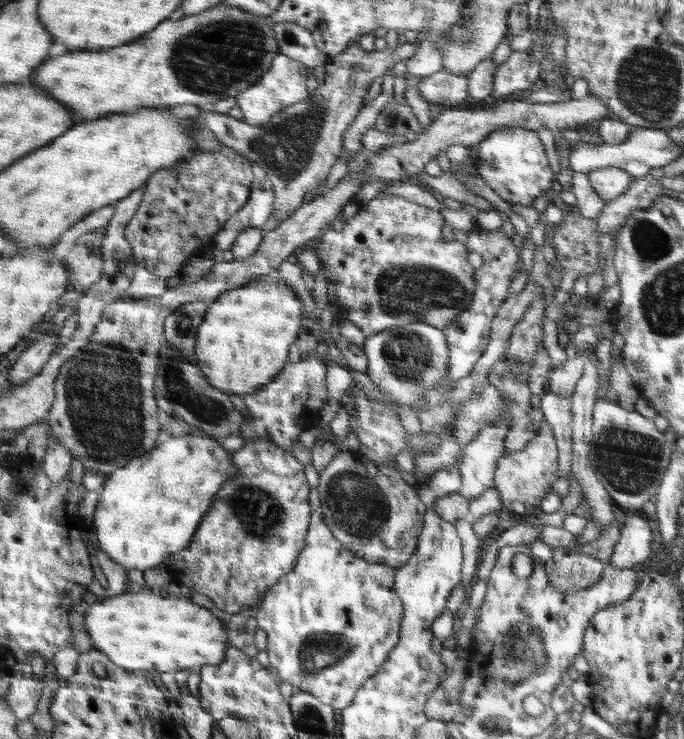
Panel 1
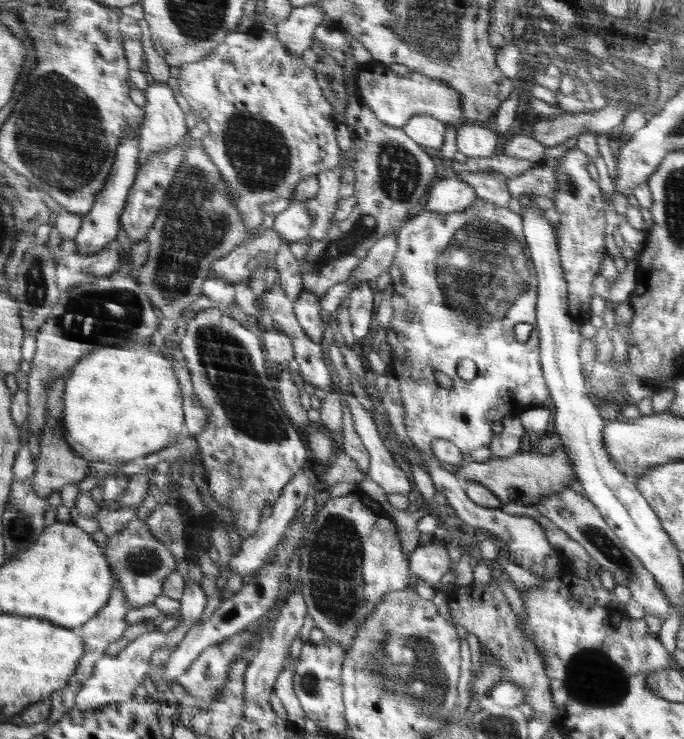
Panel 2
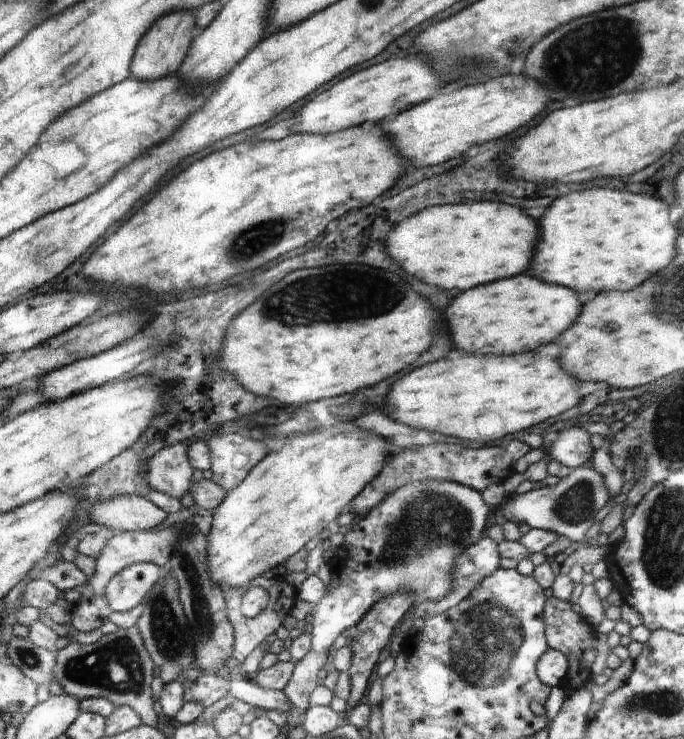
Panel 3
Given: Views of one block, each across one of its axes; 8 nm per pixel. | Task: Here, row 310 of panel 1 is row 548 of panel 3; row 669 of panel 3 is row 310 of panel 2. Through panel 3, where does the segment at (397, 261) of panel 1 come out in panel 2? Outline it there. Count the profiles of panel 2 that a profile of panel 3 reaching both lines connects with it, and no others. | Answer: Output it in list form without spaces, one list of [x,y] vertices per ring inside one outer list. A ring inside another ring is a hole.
[[[305,290],[294,302],[293,312],[298,323],[302,325],[304,333],[315,343],[321,343],[322,334],[327,326],[327,318],[326,313],[321,308],[319,296]]]

